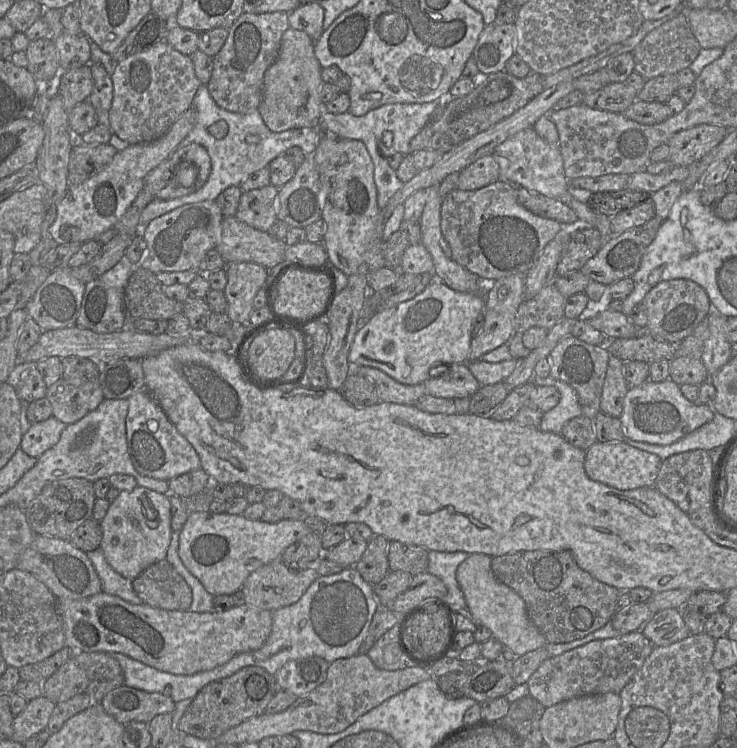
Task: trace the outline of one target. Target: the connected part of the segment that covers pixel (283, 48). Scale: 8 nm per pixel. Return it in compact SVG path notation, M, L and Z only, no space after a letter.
M289 27L283 33L277 59L264 74L258 111L265 125L273 132L319 127L319 117L324 105L320 89L324 82L321 78L322 67L314 54L314 43L305 32Z

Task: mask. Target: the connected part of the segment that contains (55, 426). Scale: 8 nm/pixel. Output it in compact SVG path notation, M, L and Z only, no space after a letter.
M53 416L44 421L33 423L22 435L19 448L27 455L38 458L58 443L66 426L65 423Z

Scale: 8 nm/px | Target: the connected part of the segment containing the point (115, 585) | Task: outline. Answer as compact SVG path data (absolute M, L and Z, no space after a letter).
M100 547L86 554L100 578L103 592L118 596L131 604L143 603L133 590L132 580L120 575L109 565Z

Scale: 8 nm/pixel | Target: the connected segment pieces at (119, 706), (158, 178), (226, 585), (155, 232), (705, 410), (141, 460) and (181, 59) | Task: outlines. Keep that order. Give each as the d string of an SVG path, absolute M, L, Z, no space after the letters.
M121 685L108 692L100 702L117 722L150 722L156 715L172 713L176 702L162 693L147 692Z
M196 143L176 148L145 178L154 198L171 200L199 190L211 172L207 150Z
M191 512L180 532L178 555L210 594L234 594L253 571L279 560L288 546L310 532L303 518L268 523L226 512Z
M206 200L180 206L153 219L143 233L147 248L141 267L153 273L198 270L204 255L219 242L223 218L217 202Z
M670 379L662 382L647 380L629 389L625 396L620 421L628 439L649 444L672 444L695 429L710 422L714 410L709 404L695 405L682 394L680 386Z
M139 391L128 399L126 438L128 453L135 469L142 475L169 481L184 473L202 469L193 445L177 430L159 403L147 391Z
M167 41L115 63L111 77L113 98L109 127L112 134L130 145L149 143L163 136L192 107L201 84L196 77L191 56L177 51Z

